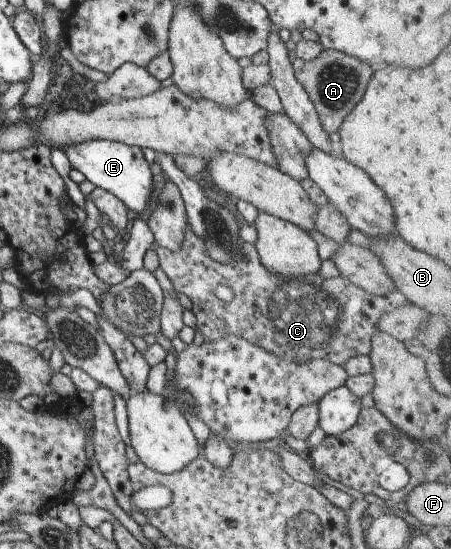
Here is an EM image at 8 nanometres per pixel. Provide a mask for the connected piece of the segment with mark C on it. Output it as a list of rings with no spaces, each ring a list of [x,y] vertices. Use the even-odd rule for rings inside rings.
[[[188,224],[184,229],[183,237],[178,251],[156,248],[155,252],[159,267],[173,286],[174,292],[184,294],[192,302],[190,311],[196,318],[195,329],[201,332],[204,341],[214,341],[214,339],[226,337],[226,335],[236,335],[286,361],[301,363],[312,359],[322,359],[340,365],[344,364],[346,359],[356,355],[368,356],[370,337],[373,336],[374,325],[376,325],[378,317],[381,317],[382,313],[386,313],[386,311],[408,304],[406,297],[397,290],[386,293],[386,295],[376,296],[362,291],[340,276],[322,280],[316,273],[314,277],[290,279],[268,273],[258,261],[255,246],[243,241],[239,247],[242,249],[242,255],[238,255],[230,263],[216,263],[214,259],[210,261],[208,253],[204,251],[206,249],[204,243],[198,241],[198,237],[194,237]],[[220,287],[230,291],[228,301],[218,297],[216,291]]]

